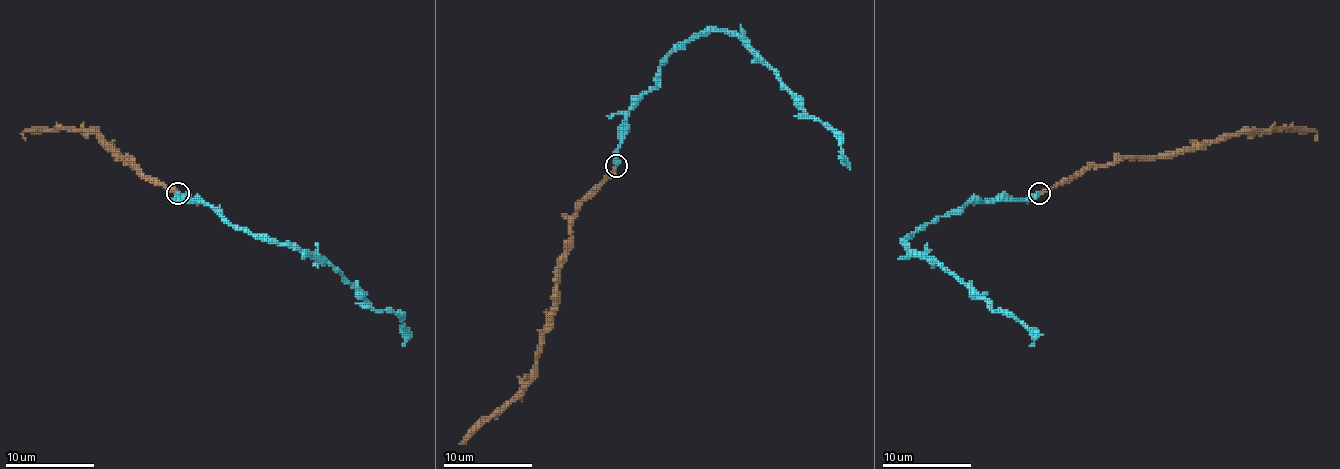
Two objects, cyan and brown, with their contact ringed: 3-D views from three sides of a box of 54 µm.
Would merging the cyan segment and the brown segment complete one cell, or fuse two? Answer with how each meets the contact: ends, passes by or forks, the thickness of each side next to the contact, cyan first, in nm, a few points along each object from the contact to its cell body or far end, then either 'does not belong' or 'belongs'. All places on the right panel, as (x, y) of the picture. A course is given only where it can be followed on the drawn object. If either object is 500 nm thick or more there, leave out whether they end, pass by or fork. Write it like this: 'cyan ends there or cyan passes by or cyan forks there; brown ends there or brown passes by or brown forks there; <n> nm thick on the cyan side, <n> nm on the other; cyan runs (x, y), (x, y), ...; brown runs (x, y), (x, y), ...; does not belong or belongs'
cyan ends there; brown ends there; 480 nm thick on the cyan side, 320 nm on the other; cyan runs (1038, 194), (969, 200), (904, 243), (1014, 319), (1029, 332), (1029, 345); brown runs (1041, 194), (1094, 167), (1125, 158), (1177, 156), (1248, 134), (1313, 129), (1315, 140); belongs

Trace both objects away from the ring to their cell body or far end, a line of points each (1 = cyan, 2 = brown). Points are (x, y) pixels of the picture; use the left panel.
1: (177, 194), (186, 200), (204, 200), (235, 227), (322, 256), (375, 310), (391, 310), (400, 319), (402, 345)
2: (177, 194), (152, 183), (97, 134), (27, 129), (23, 134), (25, 140)

